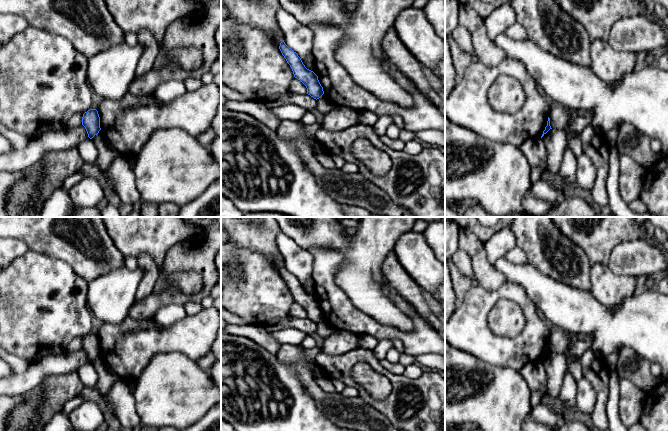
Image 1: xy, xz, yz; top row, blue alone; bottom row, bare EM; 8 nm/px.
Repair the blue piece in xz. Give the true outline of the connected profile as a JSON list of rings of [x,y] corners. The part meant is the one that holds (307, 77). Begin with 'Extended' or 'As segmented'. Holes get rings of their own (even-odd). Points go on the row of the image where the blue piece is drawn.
As segmented. [[[284,40],[280,43],[279,49],[287,63],[290,65],[294,77],[306,86],[307,94],[316,100],[321,98],[324,91],[318,80],[318,76],[305,67],[298,54],[289,48]]]

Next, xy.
As segmented. [[[90,109],[83,114],[82,125],[85,127],[88,137],[92,139],[99,133],[100,128],[100,117],[96,109]]]

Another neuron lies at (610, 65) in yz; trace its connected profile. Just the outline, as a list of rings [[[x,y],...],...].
[[[602,40],[591,42],[591,67],[608,84],[615,84],[624,74],[634,71],[637,55],[633,52],[618,52]]]

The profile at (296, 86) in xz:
[[[295,77],[292,79],[290,83],[289,91],[295,94],[307,94],[306,86]]]

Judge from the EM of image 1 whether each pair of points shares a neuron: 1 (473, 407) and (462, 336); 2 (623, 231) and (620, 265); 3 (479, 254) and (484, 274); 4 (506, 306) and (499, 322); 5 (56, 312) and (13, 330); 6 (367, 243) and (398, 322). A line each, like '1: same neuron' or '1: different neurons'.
1: different neurons
2: different neurons
3: same neuron
4: same neuron
5: same neuron
6: same neuron

